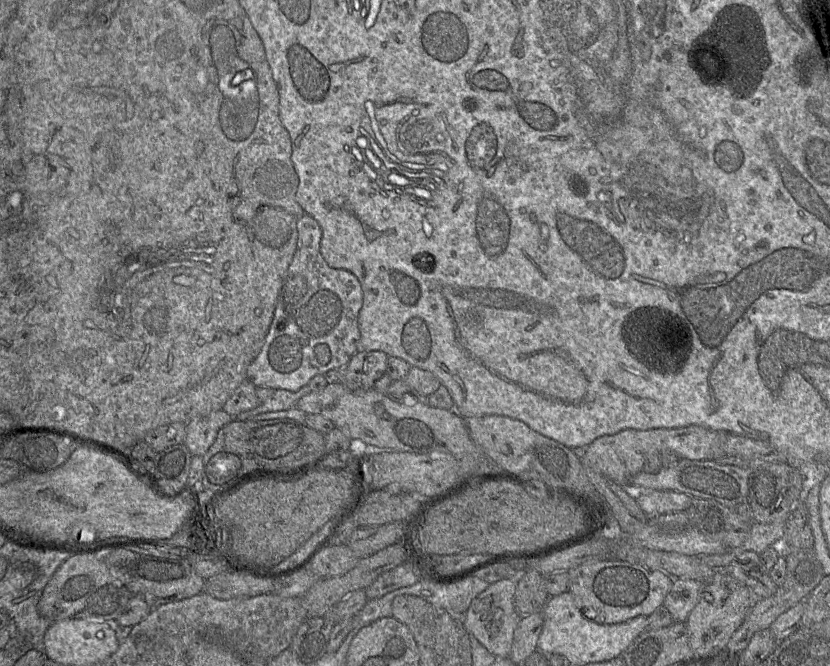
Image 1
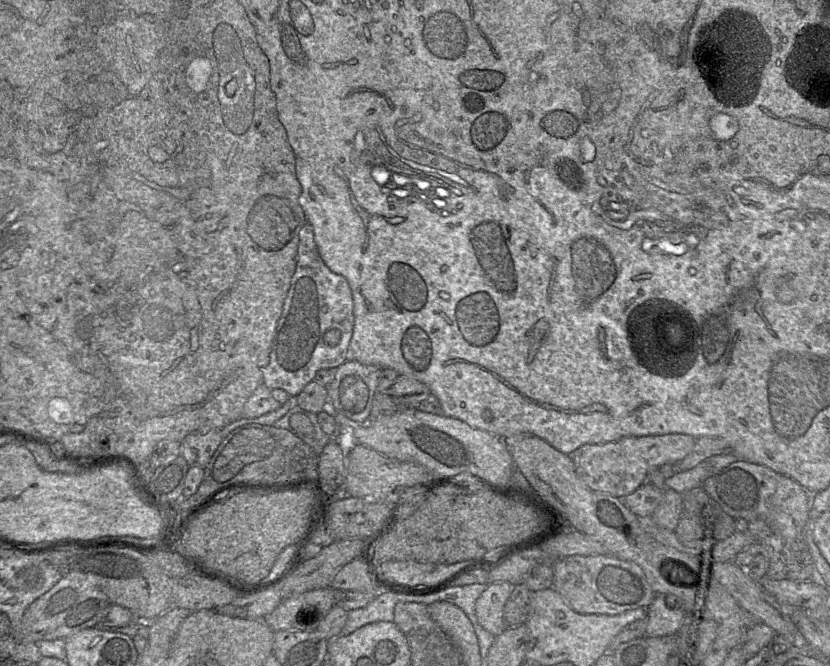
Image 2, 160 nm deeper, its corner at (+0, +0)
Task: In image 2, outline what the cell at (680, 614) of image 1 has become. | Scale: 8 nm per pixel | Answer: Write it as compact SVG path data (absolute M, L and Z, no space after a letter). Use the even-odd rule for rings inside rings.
M655 595L647 608L645 636L675 635L684 623L686 612L682 608L669 608L665 597Z

